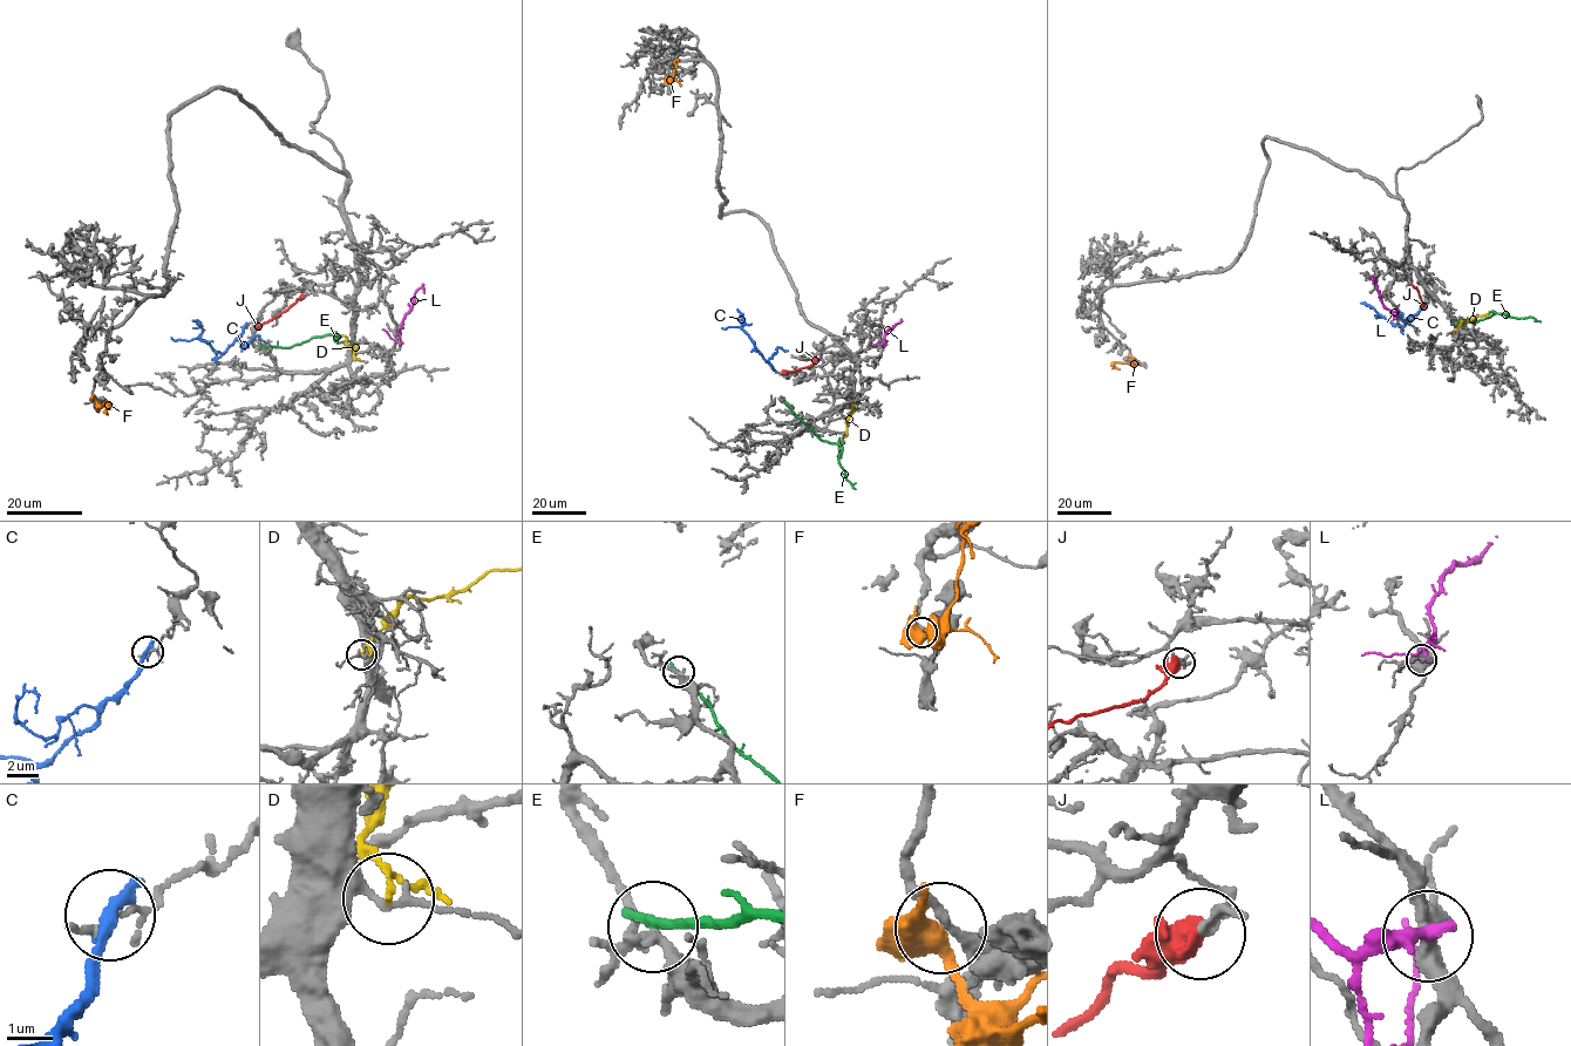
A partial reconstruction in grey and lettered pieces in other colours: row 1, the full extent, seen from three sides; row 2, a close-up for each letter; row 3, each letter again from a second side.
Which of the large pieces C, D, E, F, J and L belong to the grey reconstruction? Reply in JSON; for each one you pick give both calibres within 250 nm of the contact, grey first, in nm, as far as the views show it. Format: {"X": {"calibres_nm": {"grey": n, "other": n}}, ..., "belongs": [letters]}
{"belongs": []}

